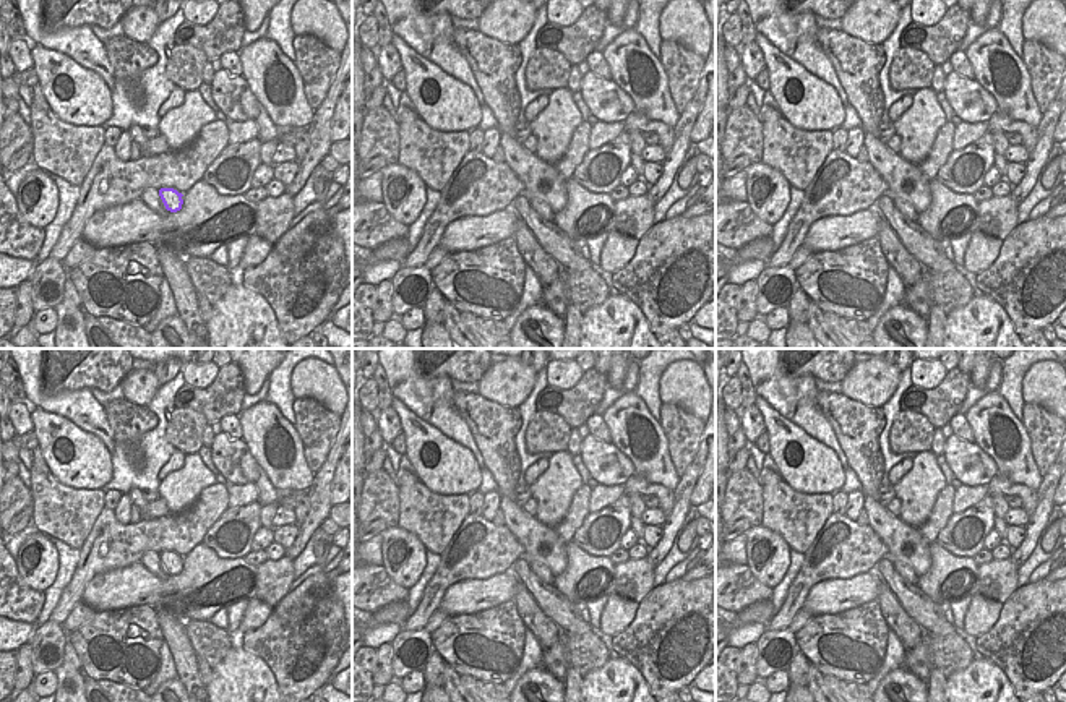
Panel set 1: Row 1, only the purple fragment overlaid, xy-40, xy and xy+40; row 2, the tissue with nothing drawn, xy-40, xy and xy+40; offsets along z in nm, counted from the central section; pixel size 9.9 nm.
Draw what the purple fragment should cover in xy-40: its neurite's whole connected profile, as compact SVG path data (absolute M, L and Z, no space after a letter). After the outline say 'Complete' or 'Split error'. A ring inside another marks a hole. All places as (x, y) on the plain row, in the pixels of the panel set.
M161 551L159 553L159 559L165 569L167 574L170 576L177 576L182 572L183 563L182 563L182 556L178 556L174 551Z. Complete.

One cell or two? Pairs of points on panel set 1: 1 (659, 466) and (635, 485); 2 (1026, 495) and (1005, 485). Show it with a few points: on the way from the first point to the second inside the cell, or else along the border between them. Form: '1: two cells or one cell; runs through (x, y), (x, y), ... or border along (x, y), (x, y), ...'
1: two cells; border along (635, 472), (672, 492)
2: one cell; runs through (1021, 490), (1010, 488)

